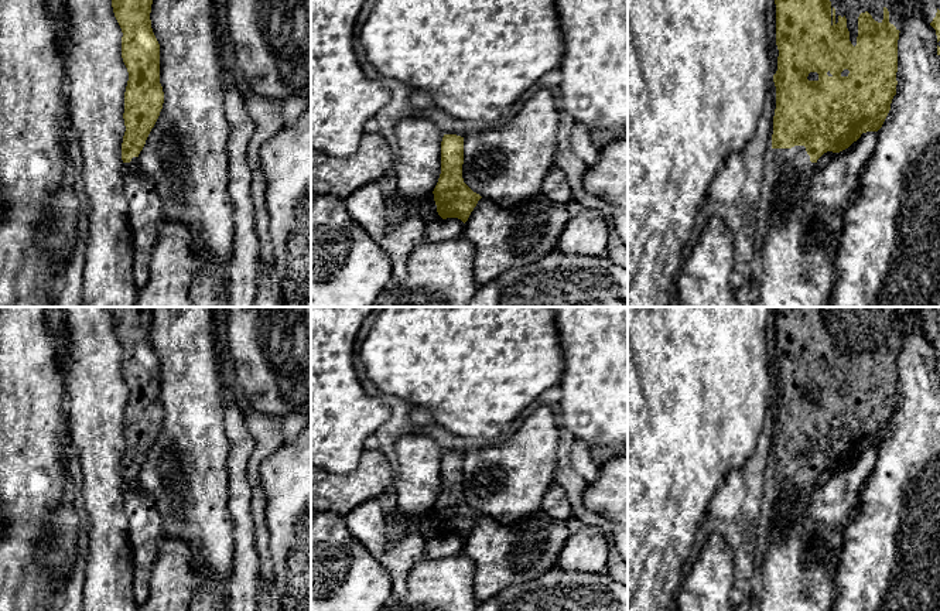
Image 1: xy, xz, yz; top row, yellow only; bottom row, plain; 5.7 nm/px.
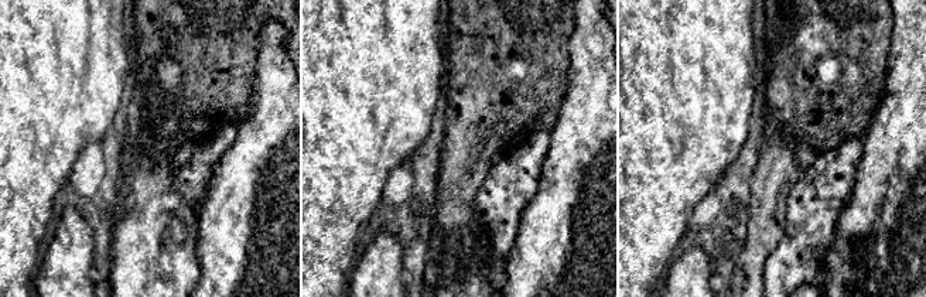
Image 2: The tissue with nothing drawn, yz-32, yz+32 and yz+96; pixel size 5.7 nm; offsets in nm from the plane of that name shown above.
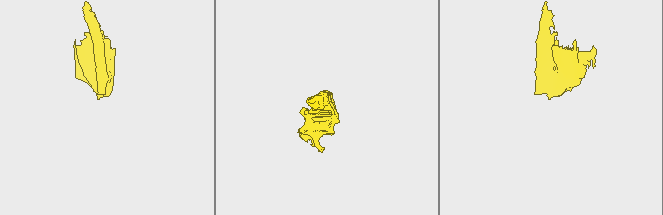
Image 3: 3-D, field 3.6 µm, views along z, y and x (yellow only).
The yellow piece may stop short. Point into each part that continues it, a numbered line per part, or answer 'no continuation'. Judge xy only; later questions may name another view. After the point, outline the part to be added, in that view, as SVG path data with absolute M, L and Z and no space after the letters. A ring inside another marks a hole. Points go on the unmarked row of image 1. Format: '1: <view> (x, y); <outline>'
1: xy (132, 484); M133 474L130 479L126 479L124 487L126 487L126 489L130 489L130 491L141 491L143 489L143 487L139 482L137 474Z

